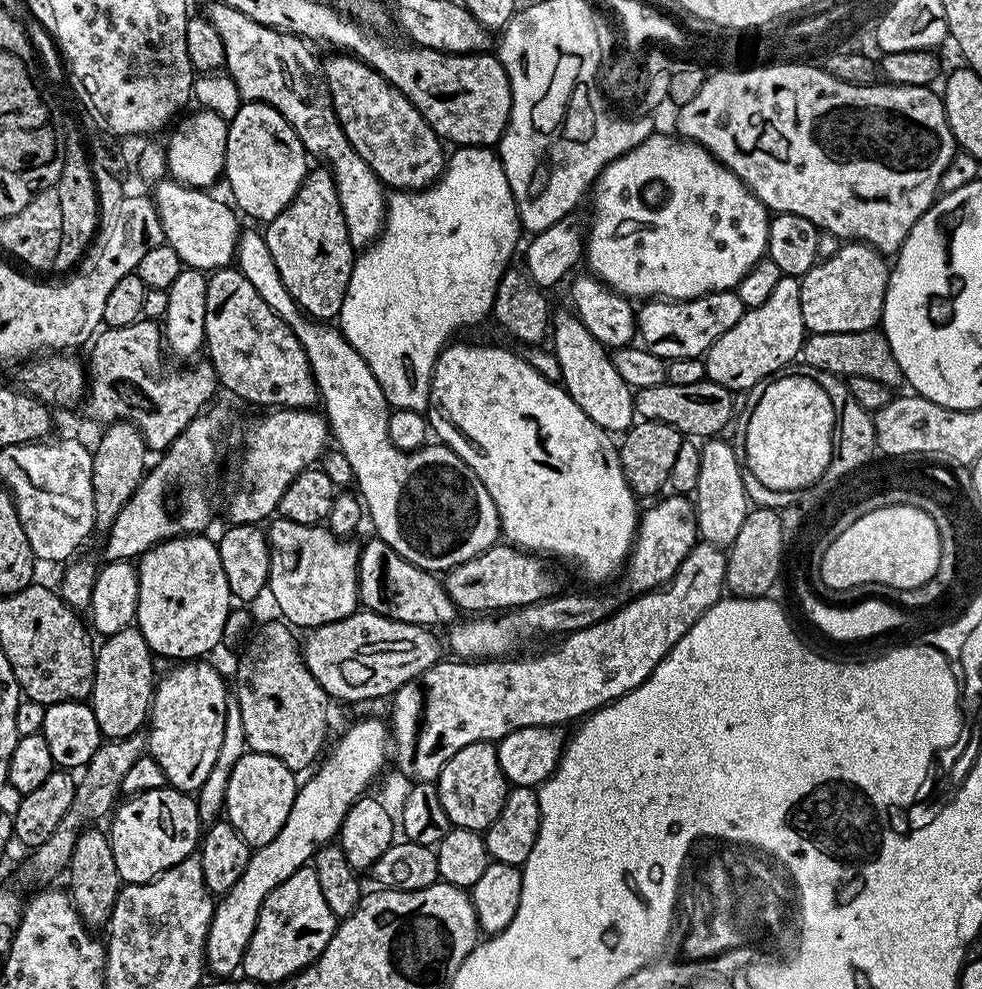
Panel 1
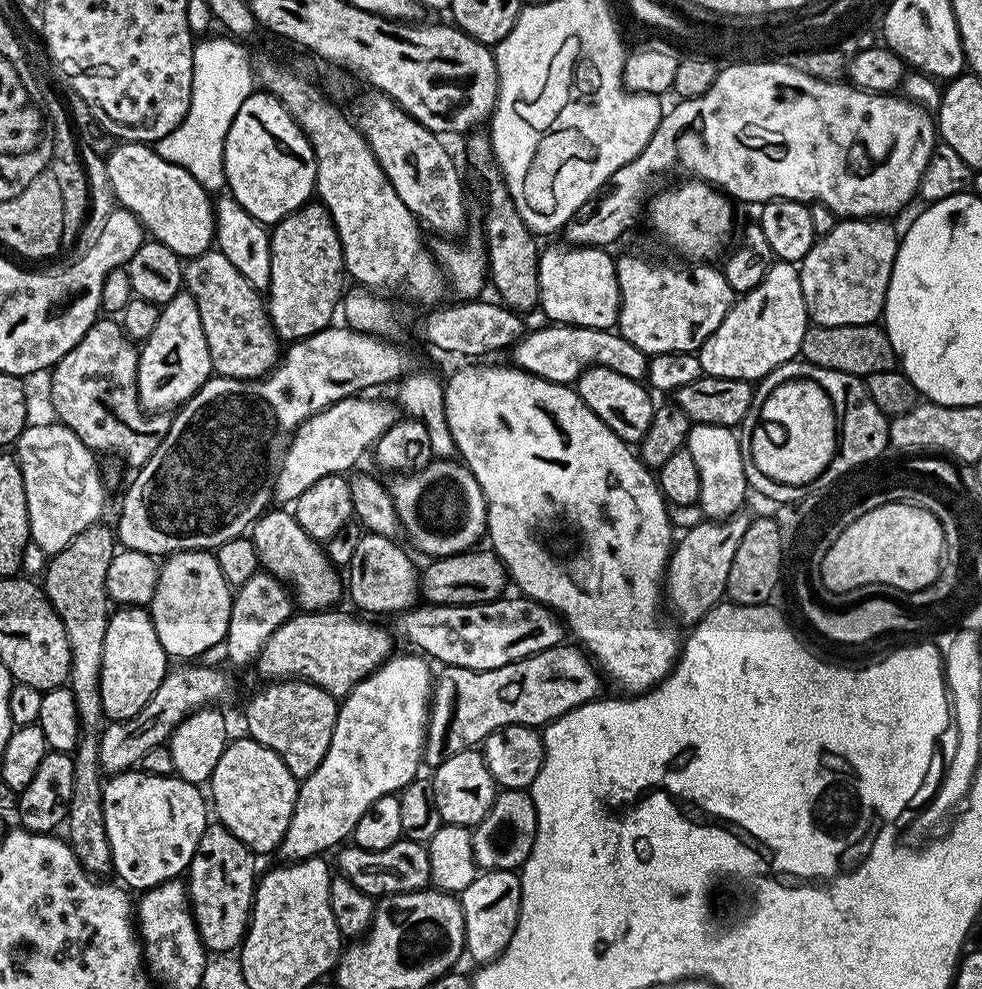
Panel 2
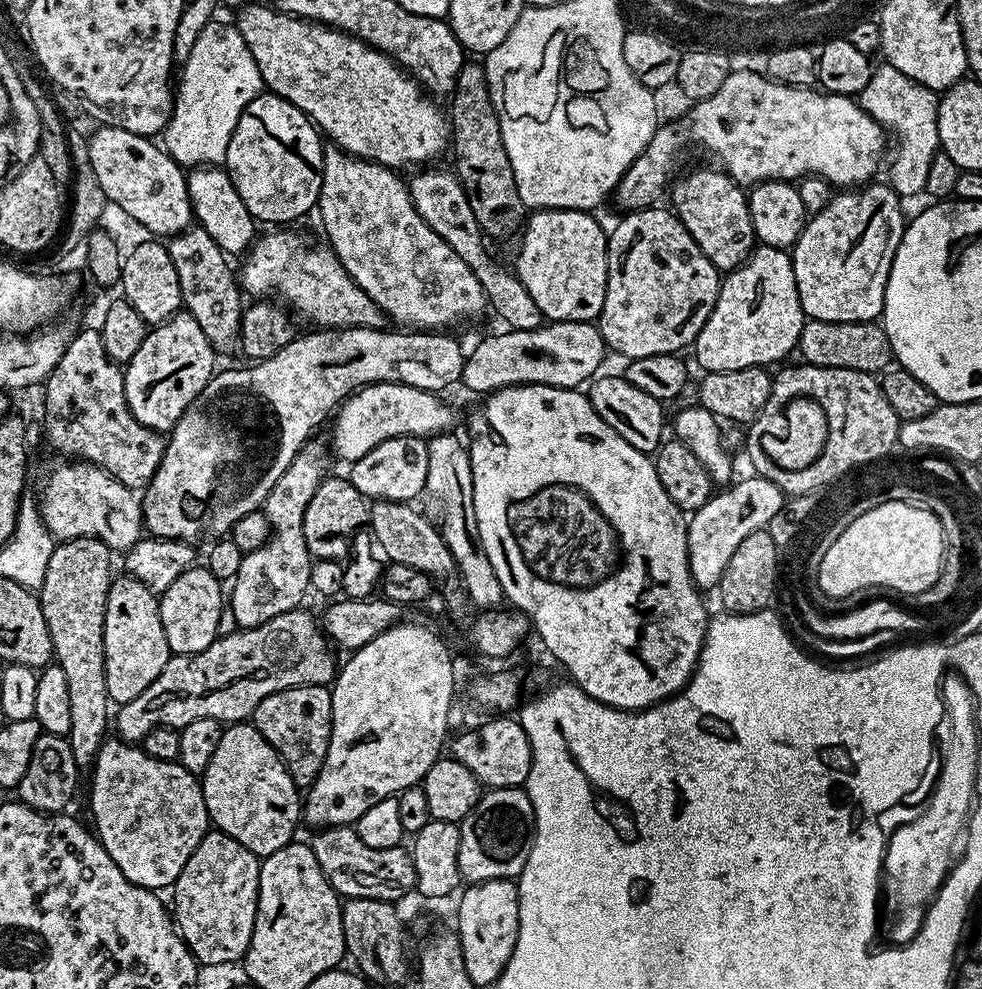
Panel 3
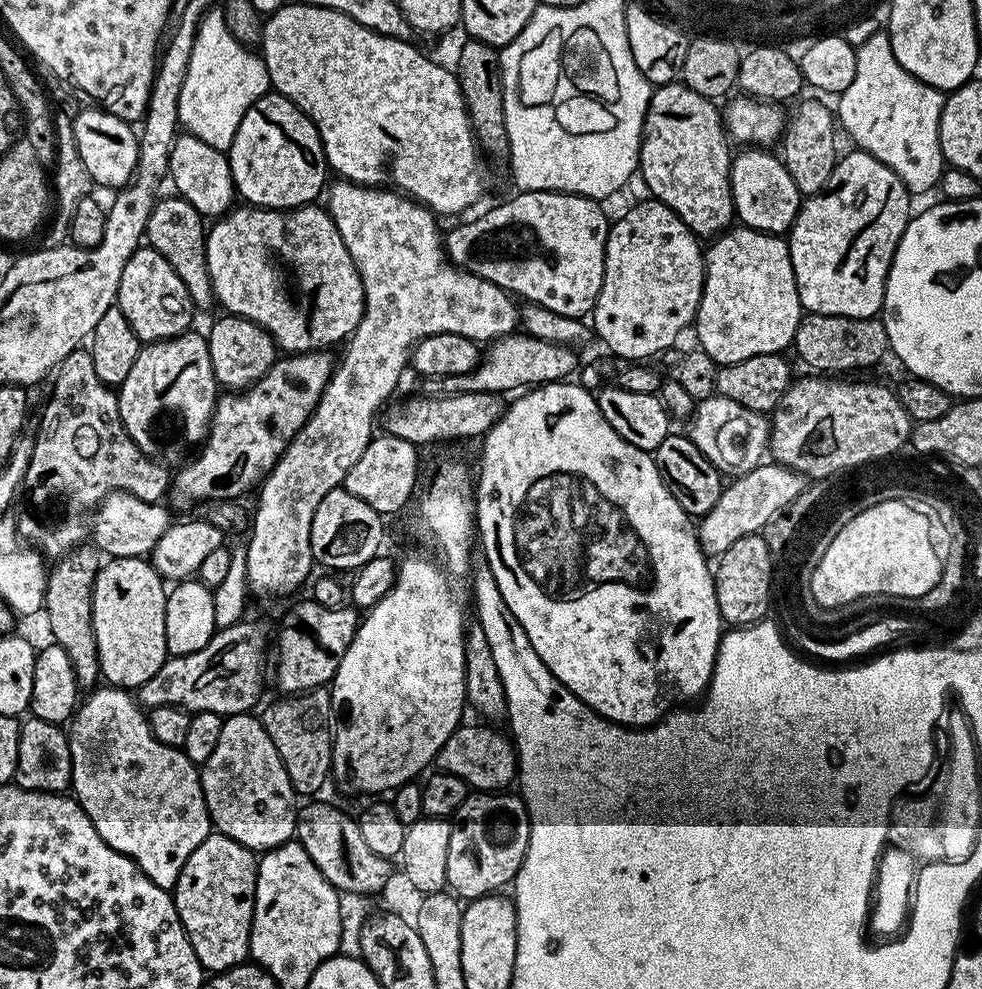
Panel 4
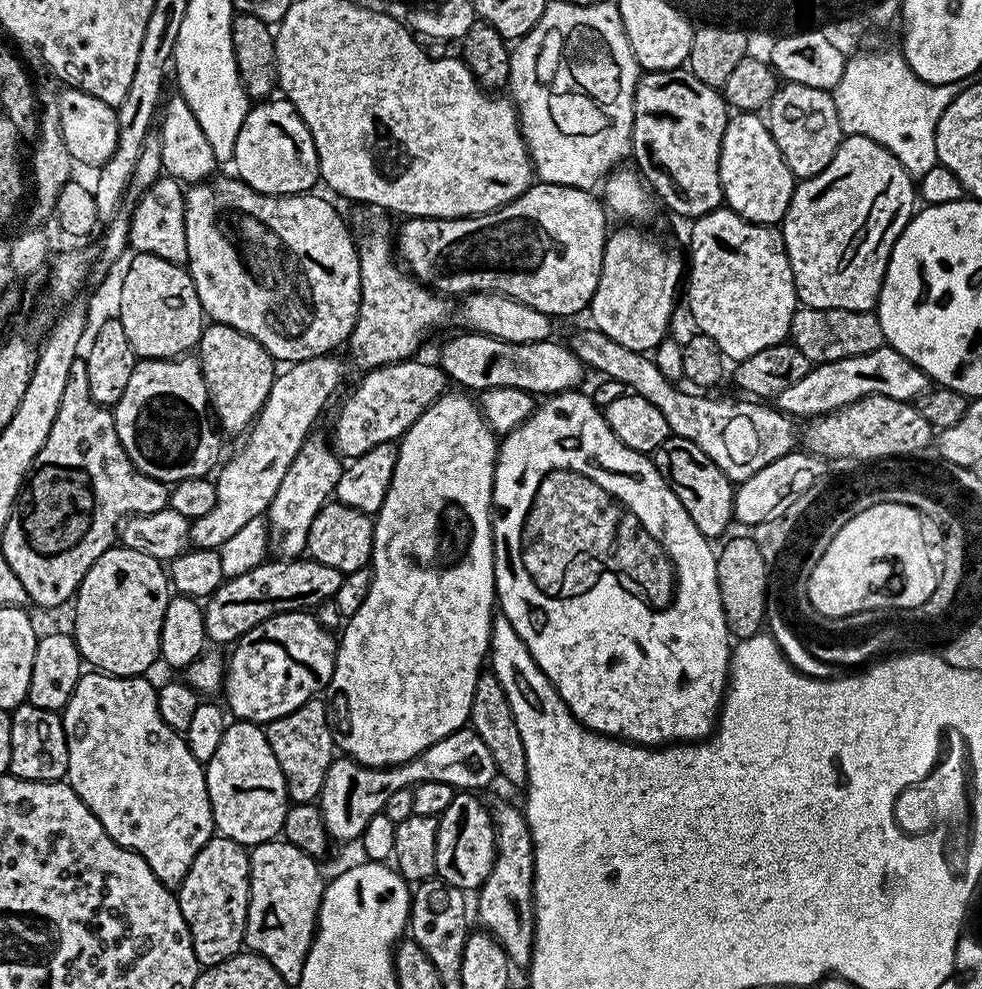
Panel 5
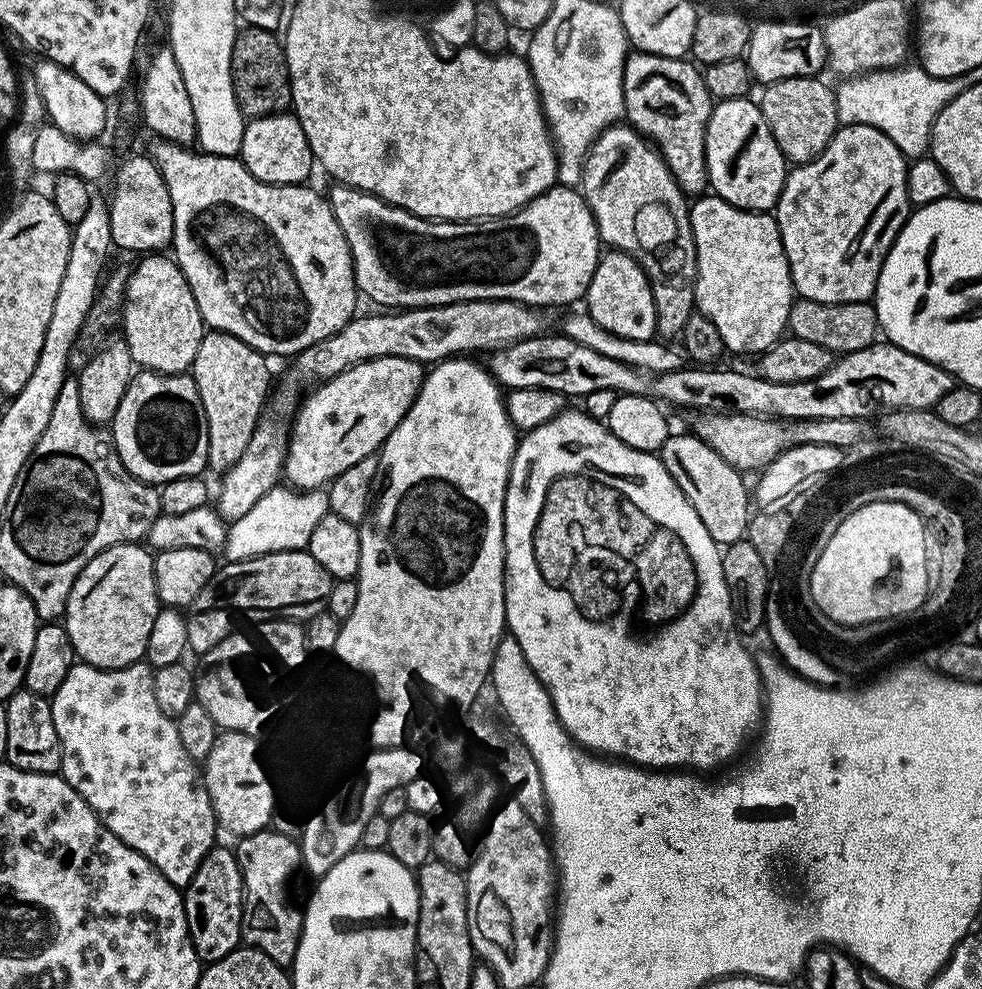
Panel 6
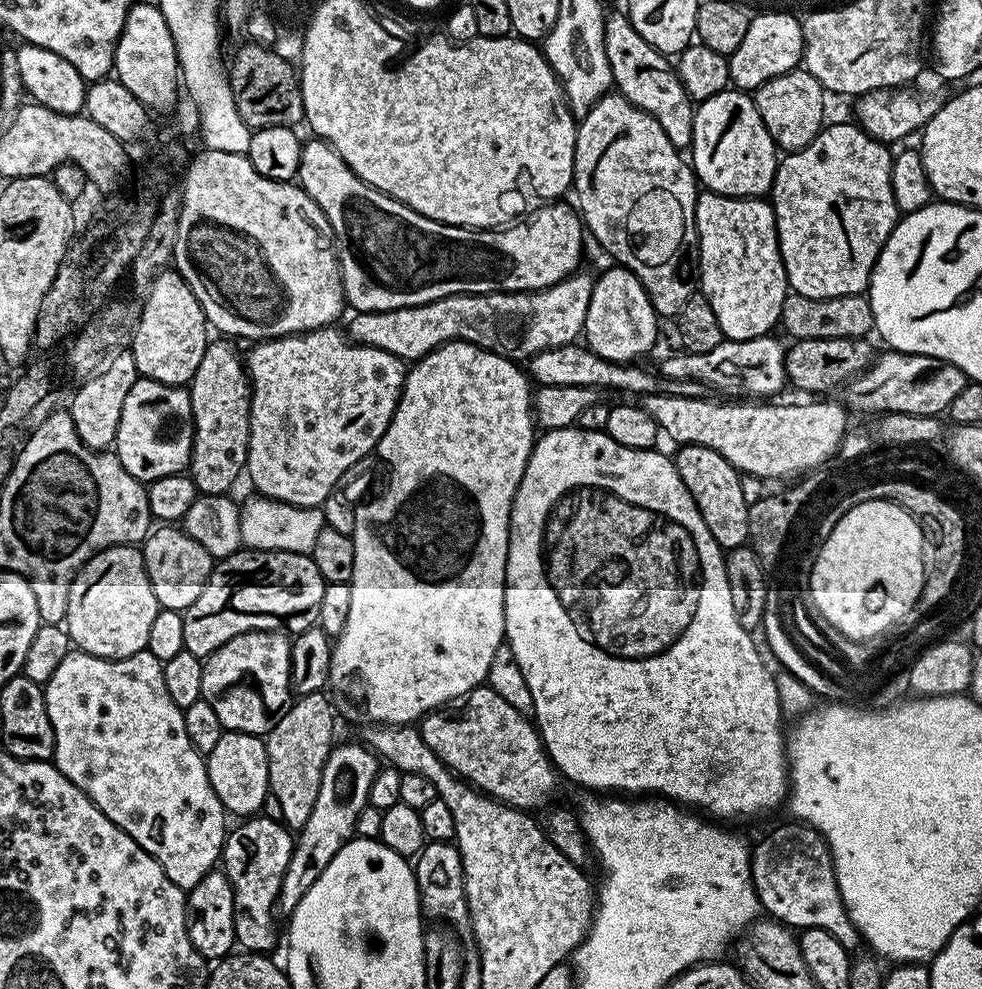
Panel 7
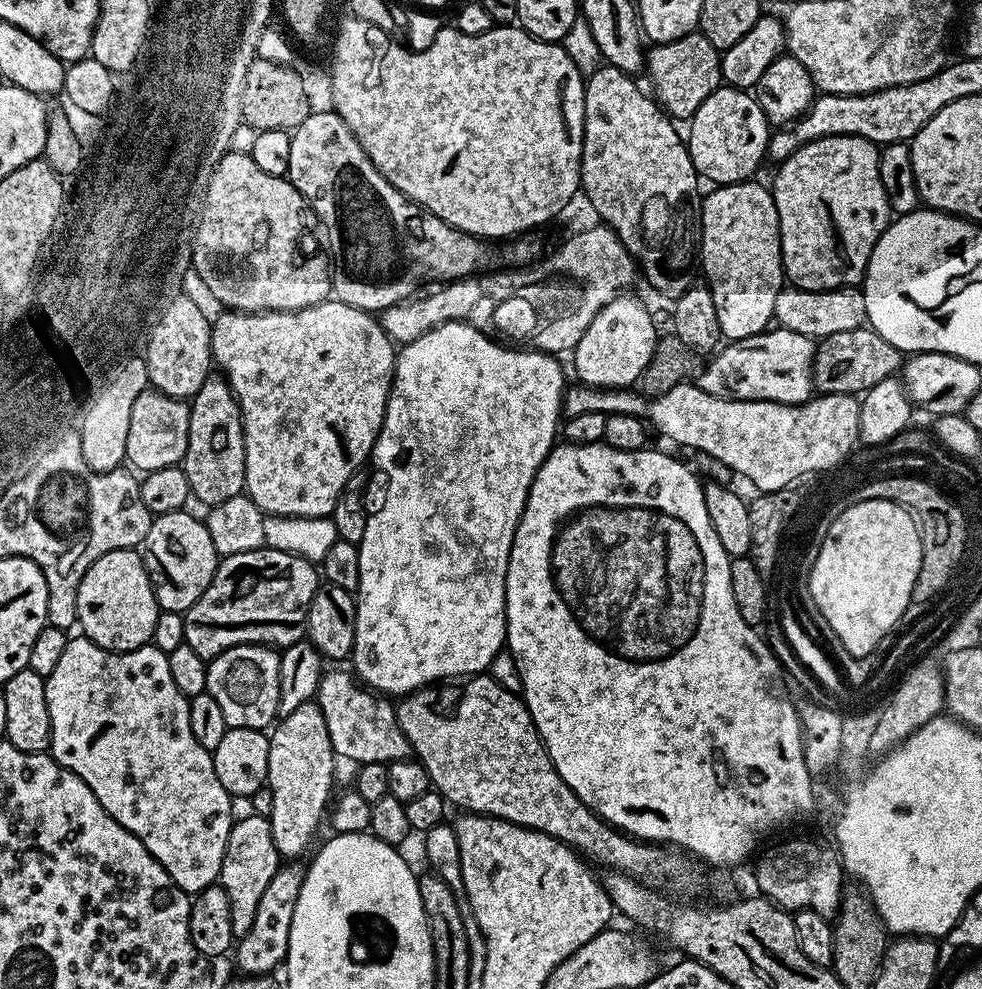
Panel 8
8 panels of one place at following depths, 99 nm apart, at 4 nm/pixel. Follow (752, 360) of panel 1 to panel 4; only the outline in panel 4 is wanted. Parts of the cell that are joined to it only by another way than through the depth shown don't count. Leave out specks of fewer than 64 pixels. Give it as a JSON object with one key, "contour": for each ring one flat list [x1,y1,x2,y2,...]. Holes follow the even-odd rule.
{"contour":[[732,226,709,244,704,252,704,289,694,321,699,351,710,354,718,366,742,362,742,358,754,358,754,354,783,353,784,347,795,341,802,315,787,239,780,234]]}

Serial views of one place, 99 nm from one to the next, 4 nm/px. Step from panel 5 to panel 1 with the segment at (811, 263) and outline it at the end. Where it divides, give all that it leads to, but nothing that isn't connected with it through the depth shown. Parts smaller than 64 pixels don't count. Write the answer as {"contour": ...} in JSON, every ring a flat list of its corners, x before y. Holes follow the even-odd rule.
{"contour":[[859,242,841,243,840,249,829,260,820,260,800,280,802,298,802,322,809,333,814,332,853,332,876,328,884,315,884,299,888,289,890,264,885,253]]}

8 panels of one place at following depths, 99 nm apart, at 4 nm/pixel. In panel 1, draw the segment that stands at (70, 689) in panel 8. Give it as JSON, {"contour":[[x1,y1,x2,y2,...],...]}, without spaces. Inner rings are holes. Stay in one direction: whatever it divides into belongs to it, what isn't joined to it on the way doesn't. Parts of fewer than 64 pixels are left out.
{"contour":[[171,786,125,799,111,813,111,820,110,839,114,863,118,866,118,874,125,885,155,879,187,856,193,855,202,839,202,821,195,799,189,793,179,792]]}

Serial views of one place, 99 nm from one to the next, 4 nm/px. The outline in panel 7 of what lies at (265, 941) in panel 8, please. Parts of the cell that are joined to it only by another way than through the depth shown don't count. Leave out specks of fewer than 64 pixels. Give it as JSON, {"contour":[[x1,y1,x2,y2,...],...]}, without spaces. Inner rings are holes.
{"contour":[[337,743,333,747,322,770,322,786,318,786,318,799,314,801,314,810,310,810,306,826,298,829,292,857,282,878,275,907,281,917,291,917,298,902,302,902,306,890,310,890,310,886,318,882,318,874,322,874,322,870,330,866,330,858,334,858,334,854,338,854,338,850,342,850,342,846,353,839,356,819,363,808,369,807,370,786,374,786,374,778,379,774,381,767,380,757,363,743]]}

